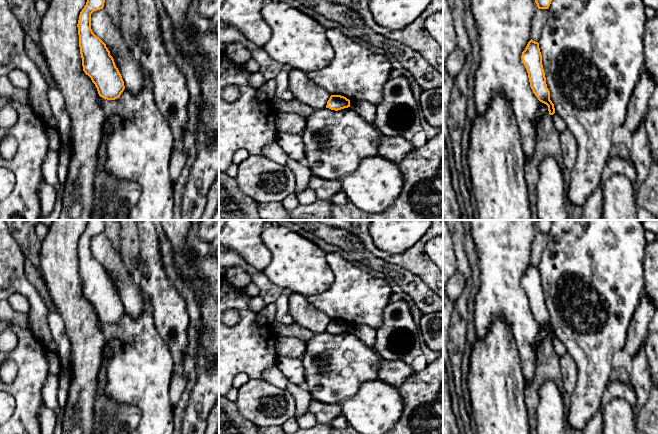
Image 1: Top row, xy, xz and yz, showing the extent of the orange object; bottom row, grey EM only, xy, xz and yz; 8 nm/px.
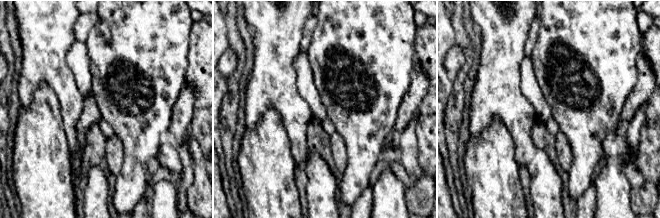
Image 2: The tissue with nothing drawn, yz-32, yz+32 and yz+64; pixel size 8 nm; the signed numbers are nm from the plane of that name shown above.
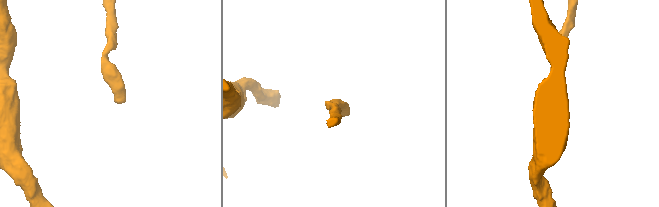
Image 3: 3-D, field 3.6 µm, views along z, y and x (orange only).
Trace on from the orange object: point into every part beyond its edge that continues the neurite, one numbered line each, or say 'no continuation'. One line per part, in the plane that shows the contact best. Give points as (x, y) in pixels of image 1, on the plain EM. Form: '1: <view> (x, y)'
no continuation

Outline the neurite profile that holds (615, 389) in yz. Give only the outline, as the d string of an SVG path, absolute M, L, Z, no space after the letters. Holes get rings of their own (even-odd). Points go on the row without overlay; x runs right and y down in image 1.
M614 377L611 378L610 383L605 387L601 398L601 409L615 398L622 398L629 402L632 406L637 403L637 394L634 388L631 388L623 383L620 383Z

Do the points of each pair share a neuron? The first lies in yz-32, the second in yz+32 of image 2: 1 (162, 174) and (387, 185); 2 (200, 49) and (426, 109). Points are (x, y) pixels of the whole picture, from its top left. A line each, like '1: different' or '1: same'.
1: different
2: same

